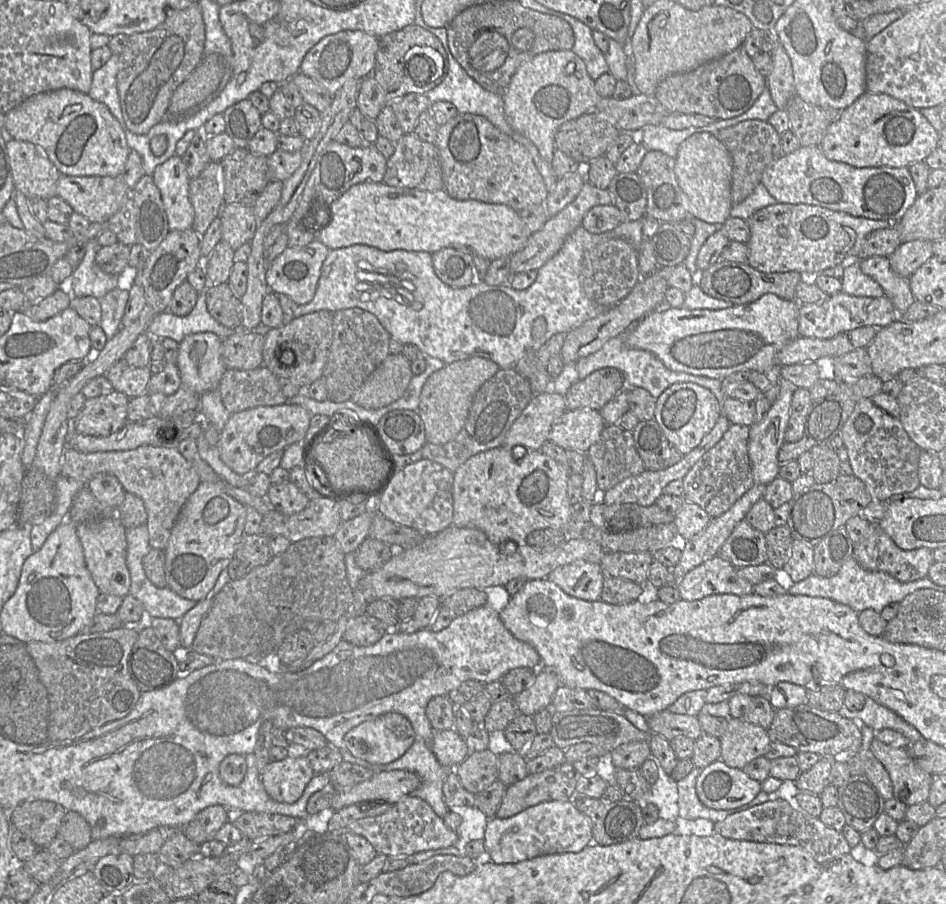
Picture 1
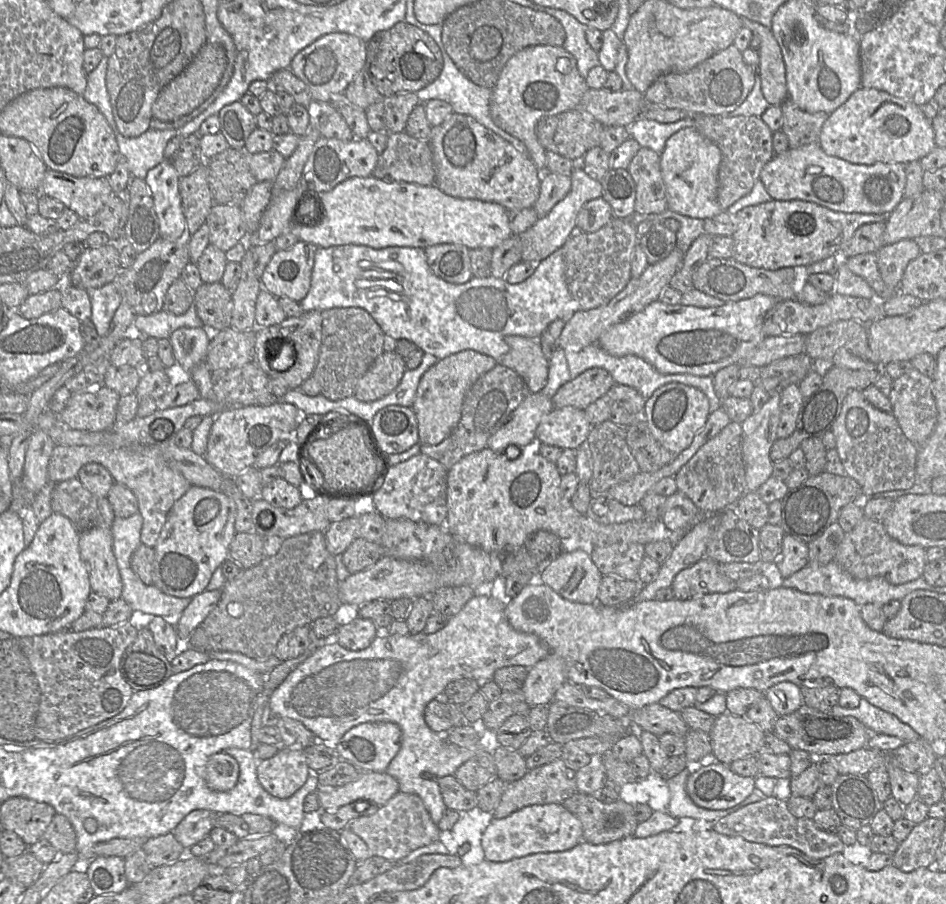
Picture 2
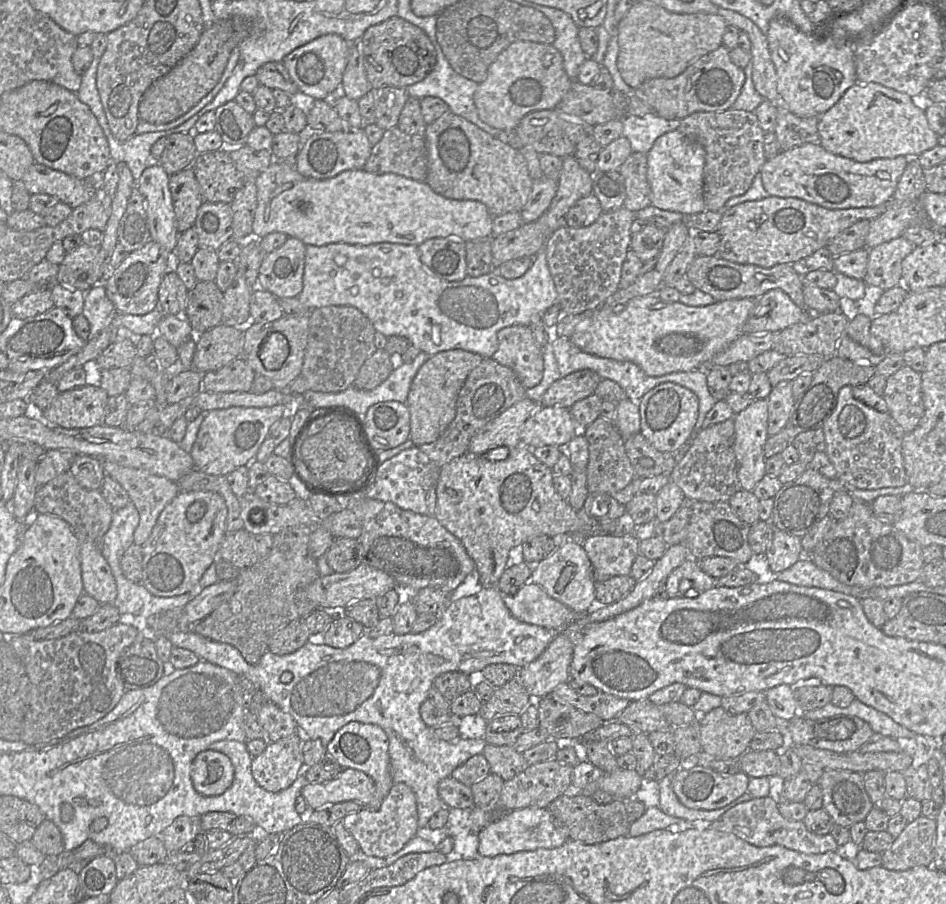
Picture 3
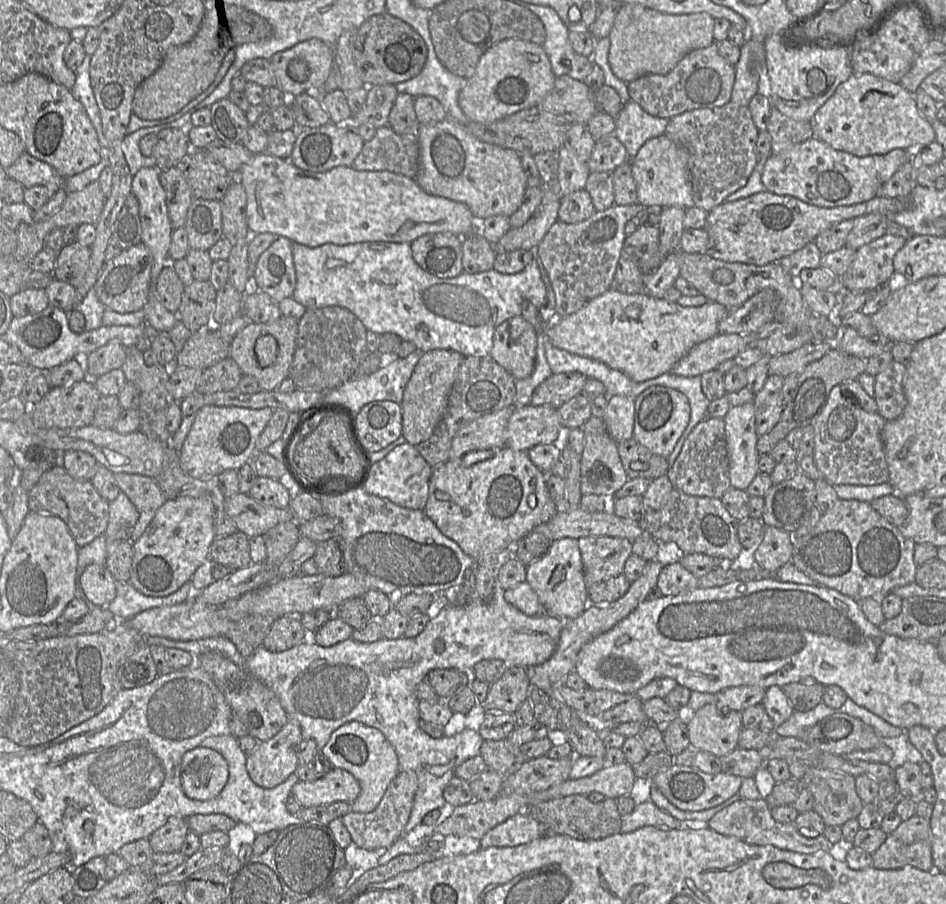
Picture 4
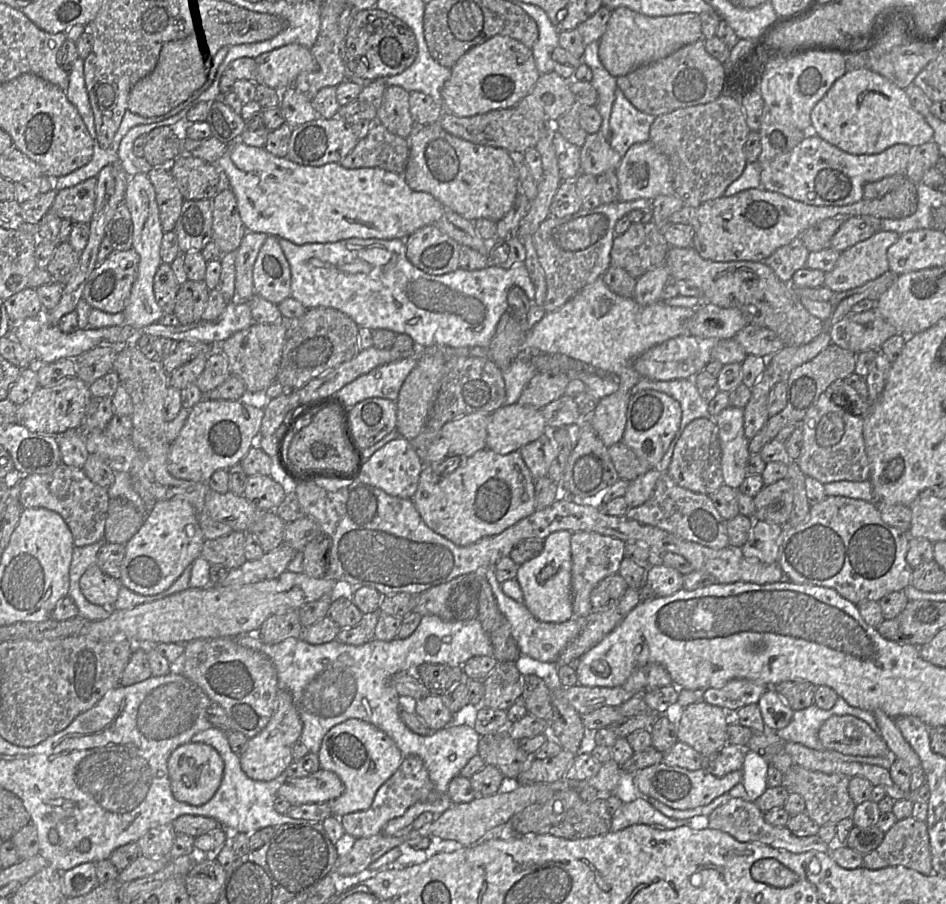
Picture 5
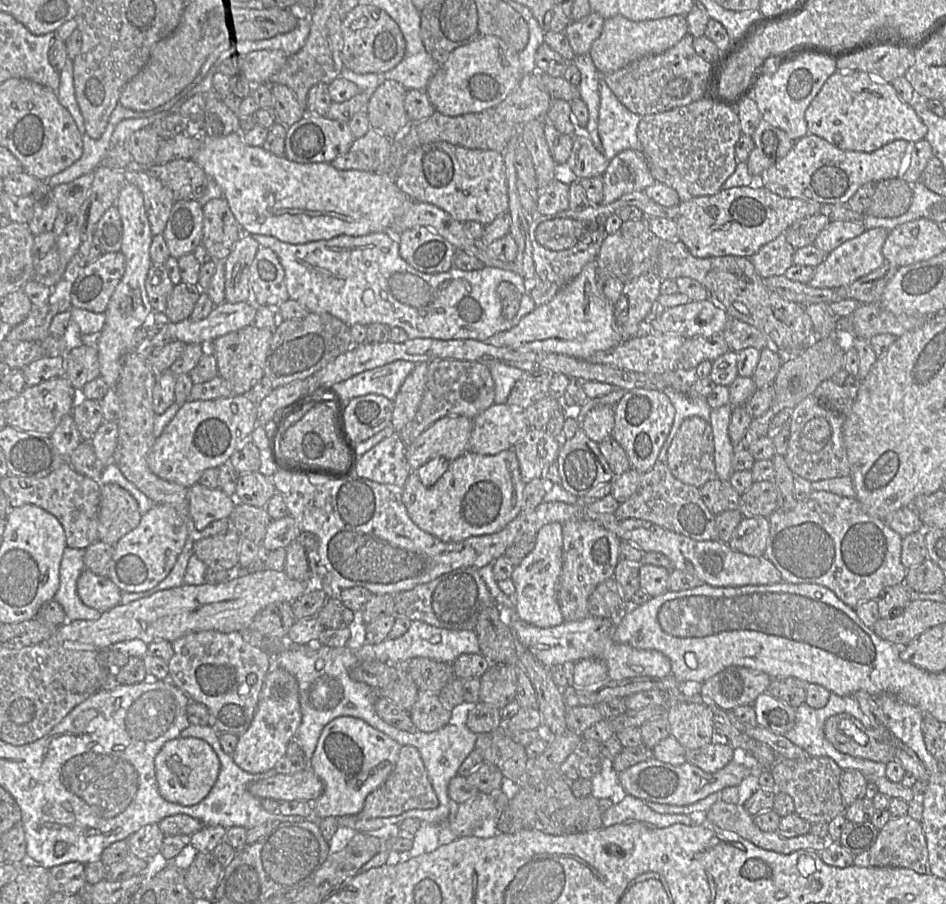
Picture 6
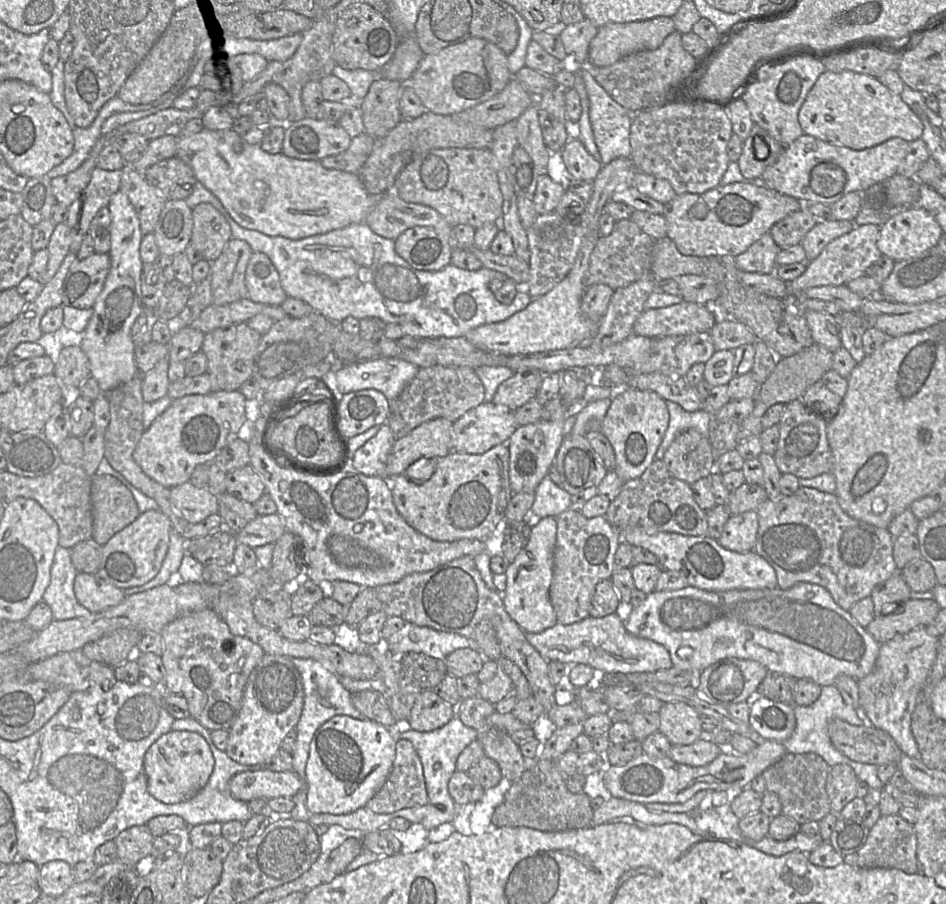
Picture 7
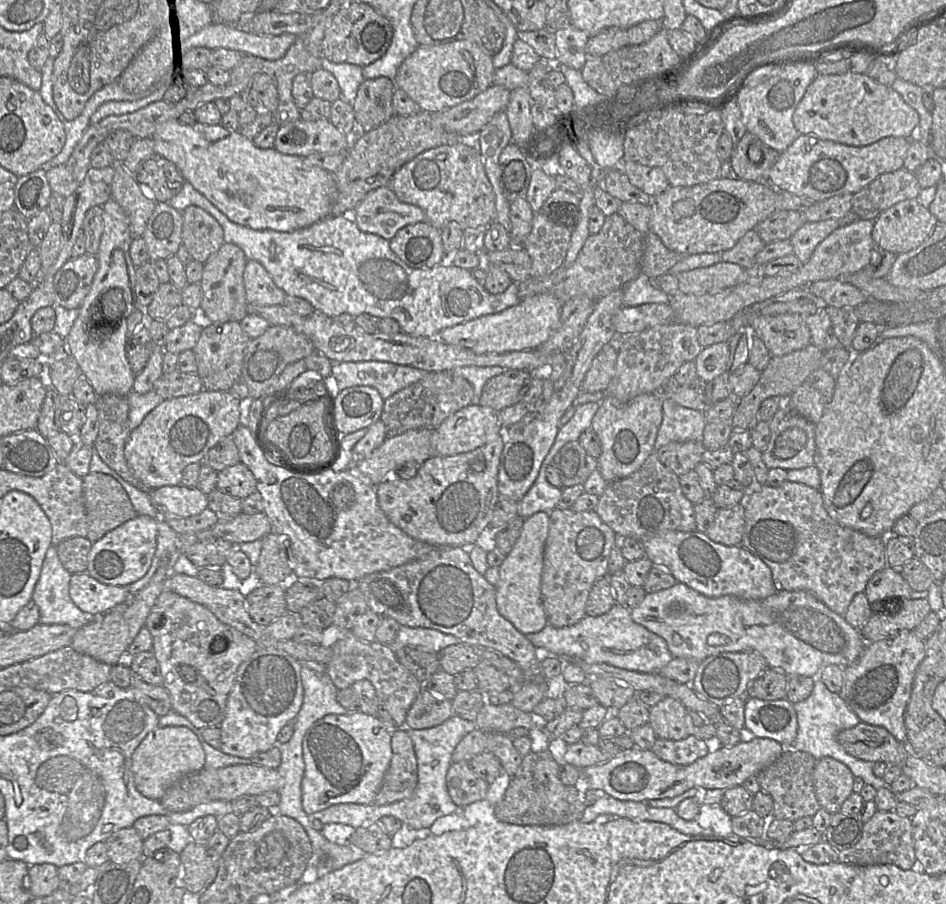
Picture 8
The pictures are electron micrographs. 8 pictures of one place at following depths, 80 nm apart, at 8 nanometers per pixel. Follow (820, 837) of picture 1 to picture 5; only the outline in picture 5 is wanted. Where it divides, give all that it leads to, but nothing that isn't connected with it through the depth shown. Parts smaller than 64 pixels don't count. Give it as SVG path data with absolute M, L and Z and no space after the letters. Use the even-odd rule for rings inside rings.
M731 798L711 812L708 816L708 822L708 827L726 832L741 842L759 842L793 853L803 853L810 850L828 851L828 844L818 835L797 836L786 826L773 826L767 823L764 819L764 812L750 800Z

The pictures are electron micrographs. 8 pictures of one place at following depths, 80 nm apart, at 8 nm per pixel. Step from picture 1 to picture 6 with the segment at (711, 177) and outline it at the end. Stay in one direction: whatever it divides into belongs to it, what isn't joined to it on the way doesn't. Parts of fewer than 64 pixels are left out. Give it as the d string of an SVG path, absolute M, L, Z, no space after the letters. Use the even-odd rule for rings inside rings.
M626 149L609 160L603 172L603 198L608 204L626 193L644 191L655 179L641 151Z

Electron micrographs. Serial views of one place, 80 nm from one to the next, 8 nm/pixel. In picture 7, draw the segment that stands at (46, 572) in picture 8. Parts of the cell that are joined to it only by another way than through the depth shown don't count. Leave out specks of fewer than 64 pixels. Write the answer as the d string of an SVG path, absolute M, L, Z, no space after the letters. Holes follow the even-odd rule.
M58 546L51 566L50 583L42 597L42 601L50 607L54 621L95 615L76 599L74 580L77 574L71 561L70 549Z

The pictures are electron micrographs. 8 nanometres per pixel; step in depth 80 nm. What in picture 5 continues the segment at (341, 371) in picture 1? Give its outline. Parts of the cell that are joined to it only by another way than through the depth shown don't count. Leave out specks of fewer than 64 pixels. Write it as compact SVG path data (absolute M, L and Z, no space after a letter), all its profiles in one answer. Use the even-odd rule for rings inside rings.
M309 308L299 318L286 321L286 341L276 381L287 391L300 389L324 371L351 360L361 350L359 326L339 310Z

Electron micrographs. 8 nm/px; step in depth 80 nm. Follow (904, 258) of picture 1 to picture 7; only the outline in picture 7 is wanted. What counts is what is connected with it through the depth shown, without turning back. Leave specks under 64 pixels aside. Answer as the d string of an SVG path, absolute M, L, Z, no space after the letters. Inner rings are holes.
M874 224L856 225L849 233L831 241L818 257L807 263L807 268L801 276L786 281L790 294L799 294L807 288L817 286L846 285L859 277L882 256L877 247L880 229L880 226Z

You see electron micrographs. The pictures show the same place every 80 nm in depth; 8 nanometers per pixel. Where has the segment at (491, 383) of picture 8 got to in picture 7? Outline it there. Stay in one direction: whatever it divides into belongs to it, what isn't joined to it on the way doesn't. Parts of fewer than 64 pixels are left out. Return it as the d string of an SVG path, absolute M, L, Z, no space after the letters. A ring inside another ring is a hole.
M537 369L517 370L499 385L492 402L515 410L535 399L542 381L543 374Z

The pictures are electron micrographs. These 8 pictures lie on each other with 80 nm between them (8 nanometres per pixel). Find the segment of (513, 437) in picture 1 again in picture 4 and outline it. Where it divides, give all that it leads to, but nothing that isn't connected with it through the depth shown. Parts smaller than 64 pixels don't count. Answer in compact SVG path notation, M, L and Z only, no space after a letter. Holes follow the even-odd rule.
M515 404L483 415L460 428L455 434L449 459L459 459L469 452L506 446L506 427Z

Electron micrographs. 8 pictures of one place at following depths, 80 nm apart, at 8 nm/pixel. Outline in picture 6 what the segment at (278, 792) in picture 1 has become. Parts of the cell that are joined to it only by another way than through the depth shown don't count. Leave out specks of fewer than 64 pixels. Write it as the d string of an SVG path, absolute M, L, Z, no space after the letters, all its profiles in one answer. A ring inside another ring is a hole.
M271 657L271 666L264 678L254 718L249 728L238 736L232 754L235 764L251 774L273 769L286 755L288 743L296 735L301 720L298 682L290 672L273 663Z

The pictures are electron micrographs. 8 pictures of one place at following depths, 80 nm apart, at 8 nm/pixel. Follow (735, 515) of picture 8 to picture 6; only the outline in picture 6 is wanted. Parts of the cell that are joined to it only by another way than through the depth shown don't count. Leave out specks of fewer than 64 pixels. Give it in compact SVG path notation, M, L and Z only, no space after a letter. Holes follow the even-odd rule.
M744 517L727 543L733 550L749 556L764 556L770 524L767 517Z

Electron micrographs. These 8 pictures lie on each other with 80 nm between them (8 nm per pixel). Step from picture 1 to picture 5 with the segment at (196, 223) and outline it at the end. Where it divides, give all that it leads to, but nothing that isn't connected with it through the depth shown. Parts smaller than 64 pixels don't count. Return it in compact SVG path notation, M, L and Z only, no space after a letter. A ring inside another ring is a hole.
M153 167L147 176L156 193L162 229L164 232L171 232L180 216L185 200L167 168Z

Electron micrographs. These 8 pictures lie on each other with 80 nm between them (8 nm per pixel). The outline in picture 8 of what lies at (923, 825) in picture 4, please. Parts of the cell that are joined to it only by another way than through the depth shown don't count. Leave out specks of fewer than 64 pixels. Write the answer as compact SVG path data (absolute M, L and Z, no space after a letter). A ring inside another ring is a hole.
M880 811L864 823L861 839L852 847L838 853L838 862L867 866L893 864L903 870L917 867L911 818L900 816L896 811Z

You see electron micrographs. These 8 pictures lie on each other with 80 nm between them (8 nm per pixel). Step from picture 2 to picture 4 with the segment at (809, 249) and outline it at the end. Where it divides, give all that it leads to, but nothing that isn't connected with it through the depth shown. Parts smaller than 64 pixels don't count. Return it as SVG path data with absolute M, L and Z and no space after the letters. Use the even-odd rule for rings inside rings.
M765 191L734 202L724 201L708 212L706 224L703 228L709 237L705 254L724 262L764 266L778 262L780 259L800 250L808 243L813 242L820 233L842 221L871 214L894 215L904 209L905 200L875 197L867 202L852 206L823 208L806 204L791 196L779 196Z

